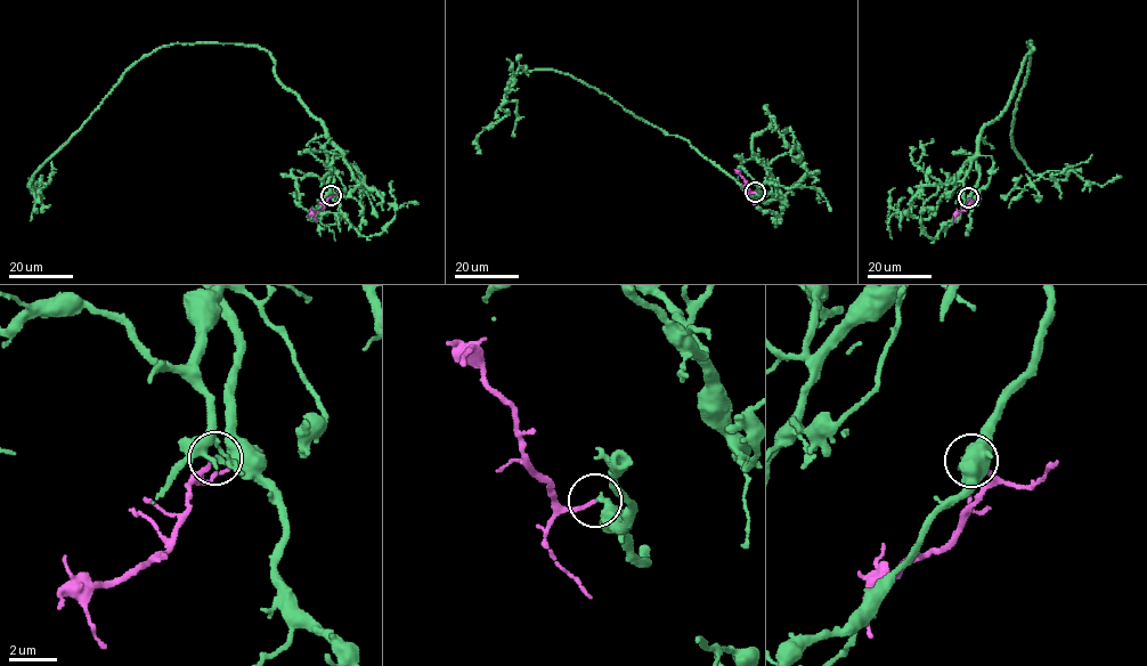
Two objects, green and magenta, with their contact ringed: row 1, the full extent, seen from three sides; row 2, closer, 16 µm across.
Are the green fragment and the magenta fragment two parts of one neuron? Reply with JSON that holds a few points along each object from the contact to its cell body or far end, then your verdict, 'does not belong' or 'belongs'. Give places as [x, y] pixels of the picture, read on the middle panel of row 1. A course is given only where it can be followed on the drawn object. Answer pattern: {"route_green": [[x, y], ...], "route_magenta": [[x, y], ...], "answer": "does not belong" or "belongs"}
{"route_green": [[756, 192], [782, 200], [749, 197], [690, 143], [551, 70], [511, 79], [509, 114], [478, 135], [477, 154]], "route_magenta": [[755, 192], [748, 189], [738, 173]], "answer": "belongs"}

